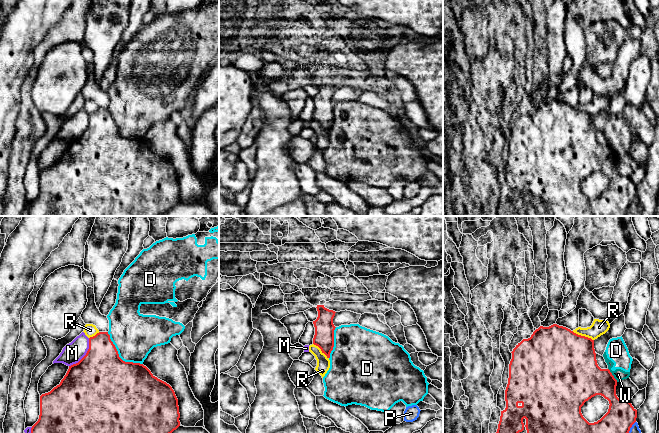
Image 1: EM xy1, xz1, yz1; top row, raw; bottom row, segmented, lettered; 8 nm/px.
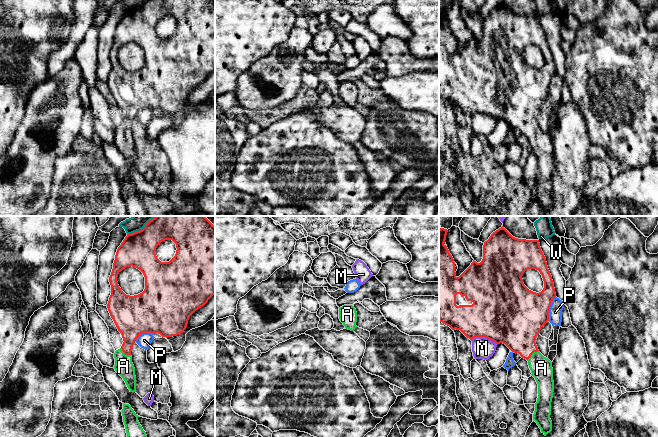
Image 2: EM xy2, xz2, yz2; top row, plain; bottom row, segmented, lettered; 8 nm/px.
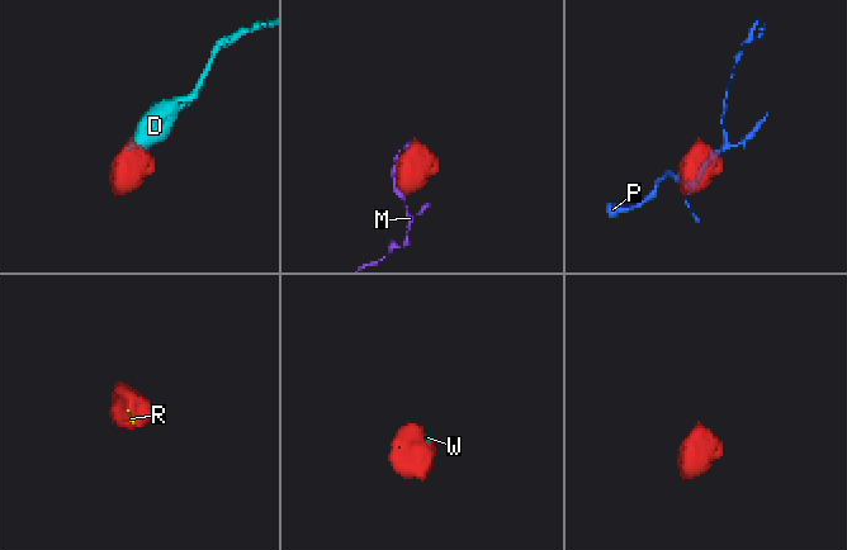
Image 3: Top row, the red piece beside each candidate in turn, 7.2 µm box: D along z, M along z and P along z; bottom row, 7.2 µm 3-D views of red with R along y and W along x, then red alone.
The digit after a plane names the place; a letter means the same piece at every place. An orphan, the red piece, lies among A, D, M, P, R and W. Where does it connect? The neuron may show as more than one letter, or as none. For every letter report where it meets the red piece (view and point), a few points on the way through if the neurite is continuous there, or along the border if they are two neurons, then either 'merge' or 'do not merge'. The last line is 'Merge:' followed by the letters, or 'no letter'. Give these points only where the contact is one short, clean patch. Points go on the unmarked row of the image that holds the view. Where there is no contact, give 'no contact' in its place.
A: meets red in yz2 at (532, 129); runs through yz2 (517, 102), (521, 116), (532, 129), (541, 144); merge
D: meets red in xy1 at (118, 132); do not merge
M: meets red in xy1 at (86, 130); do not merge
P: meets red in yz2 at (549, 84); do not merge
R: meets red in yz1 at (583, 112); border along yz1 (572, 107), (590, 113), (593, 116); do not merge
W: meets red in yz1 at (612, 151); border along yz1 (608, 144), (617, 157); do not merge
Merge: A

